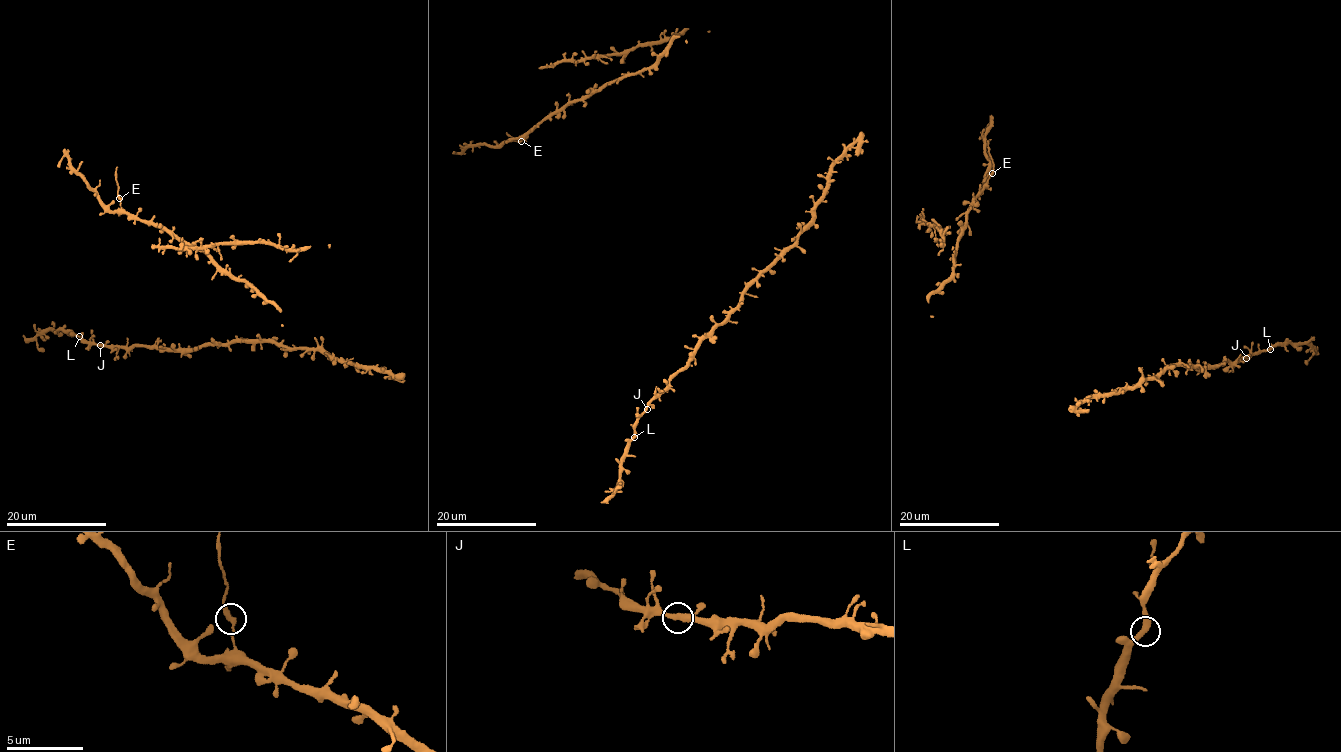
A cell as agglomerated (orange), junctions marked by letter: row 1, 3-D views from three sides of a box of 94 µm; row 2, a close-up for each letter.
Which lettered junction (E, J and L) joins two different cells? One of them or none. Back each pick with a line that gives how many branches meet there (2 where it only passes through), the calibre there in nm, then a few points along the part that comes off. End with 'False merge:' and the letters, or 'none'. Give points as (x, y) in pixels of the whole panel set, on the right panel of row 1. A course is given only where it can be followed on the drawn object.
E: 2 branches meet; 280 nm thick; foreign part runs (992, 174), (988, 141)
False merge: E

